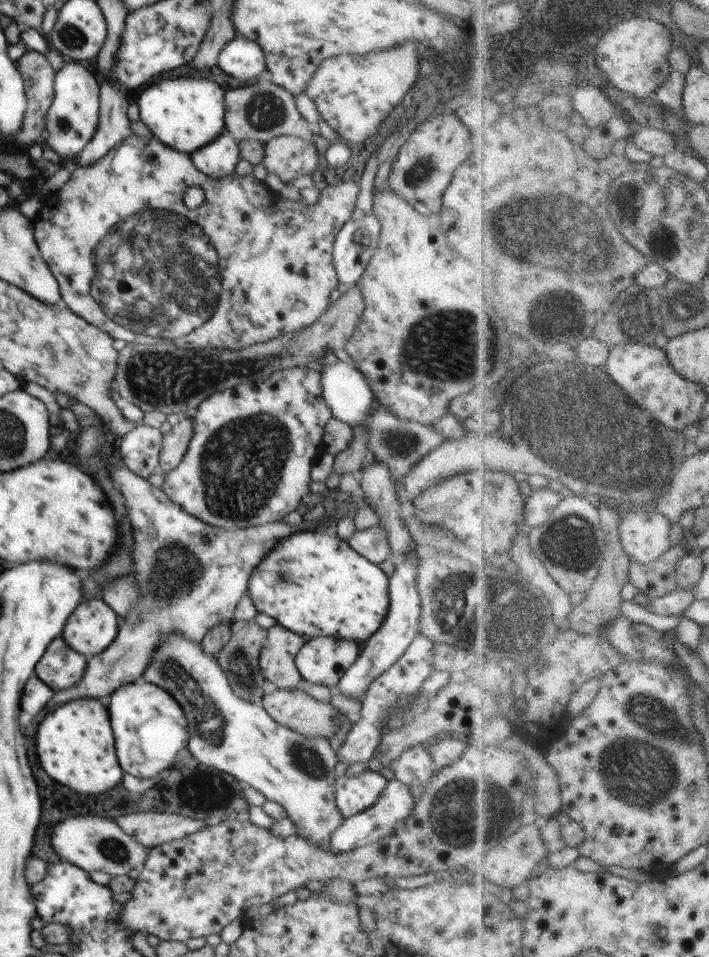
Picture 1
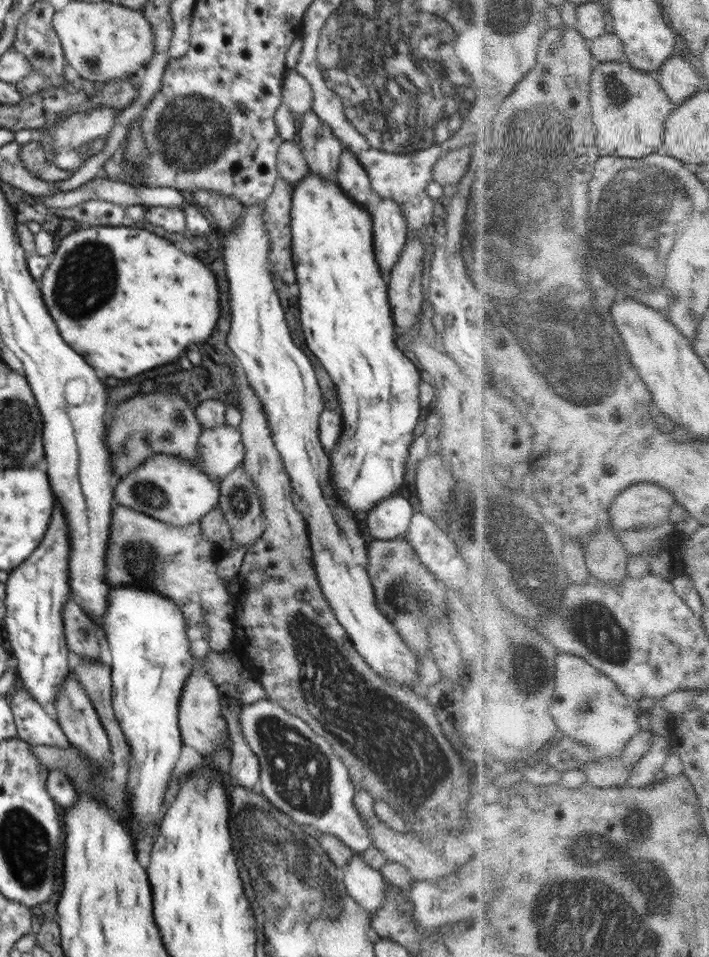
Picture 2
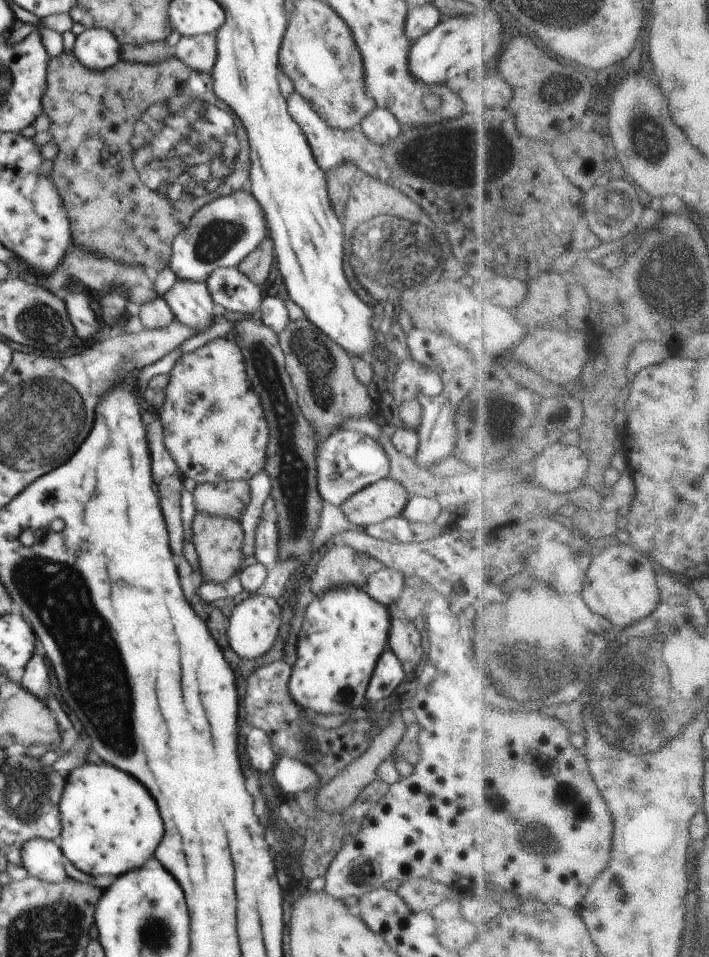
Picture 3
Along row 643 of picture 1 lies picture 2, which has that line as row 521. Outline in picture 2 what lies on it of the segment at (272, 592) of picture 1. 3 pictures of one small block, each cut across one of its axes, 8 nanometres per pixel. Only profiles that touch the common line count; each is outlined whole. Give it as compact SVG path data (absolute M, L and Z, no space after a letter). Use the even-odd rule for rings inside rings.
M311 173L311 174L308 174L308 176L304 176L304 178L302 178L302 180L299 180L299 181L298 181L298 182L297 182L297 183L296 183L296 184L294 184L294 187L293 187L293 194L292 194L292 198L293 198L293 199L292 199L292 200L291 200L291 212L290 212L290 216L291 216L291 251L292 251L292 259L293 259L293 263L294 263L294 266L295 266L295 273L296 273L296 278L297 278L297 287L298 287L298 296L299 296L299 310L300 310L300 320L301 320L301 324L302 324L302 328L303 328L303 330L304 330L304 334L306 334L306 344L308 344L308 346L310 346L310 350L311 350L311 351L312 351L312 354L315 354L315 355L316 355L316 356L317 356L317 357L318 357L318 359L319 359L319 360L320 360L320 362L321 362L321 363L322 363L322 366L324 366L324 368L326 368L326 370L327 370L327 372L328 372L328 374L329 374L329 375L330 375L330 376L331 376L331 379L332 379L332 380L333 380L333 382L334 382L334 384L335 384L335 387L336 387L336 388L337 388L337 395L338 395L338 396L337 396L337 397L338 397L338 401L339 401L339 404L340 404L340 407L341 407L341 408L340 408L340 409L339 409L339 411L340 411L340 413L341 413L341 416L342 416L342 422L343 422L343 424L344 424L344 426L343 426L343 427L342 427L342 435L340 435L340 439L338 439L338 441L336 441L336 445L334 445L334 448L333 448L333 452L331 452L331 454L329 454L329 455L328 455L328 456L329 456L329 462L330 462L330 465L329 465L329 484L330 484L330 485L331 485L331 488L332 488L332 489L334 489L334 490L333 490L333 496L334 496L334 497L335 497L335 498L336 498L336 499L337 499L337 500L338 500L338 501L339 501L339 504L340 504L340 505L342 505L342 506L344 506L344 508L346 508L346 510L348 510L348 512L350 512L350 513L349 513L349 514L350 514L350 515L351 515L351 516L352 516L352 517L353 517L353 518L354 518L354 520L356 520L356 522L359 522L359 524L360 524L360 526L361 526L361 527L362 527L362 528L363 528L363 524L364 524L364 522L365 522L365 521L363 521L363 522L360 522L360 521L357 521L357 518L358 518L358 516L360 516L360 514L362 514L362 516L367 516L367 515L368 515L368 514L369 514L369 513L368 513L368 512L370 512L370 510L374 510L374 506L378 506L378 505L380 505L380 502L383 502L383 501L384 501L384 500L387 500L387 499L388 499L388 498L391 498L391 497L392 497L392 496L395 496L395 495L396 495L396 494L400 494L400 491L401 491L401 490L402 490L402 486L403 486L403 484L404 484L404 475L405 475L405 474L406 474L406 472L407 472L407 465L406 465L406 463L407 463L407 461L408 461L408 460L409 460L409 446L410 446L410 445L411 445L411 444L412 444L412 441L413 441L413 440L412 440L412 436L414 436L414 428L416 428L416 424L418 424L418 423L419 423L419 422L418 422L418 418L420 418L420 408L421 408L421 406L420 406L420 399L419 399L419 394L420 394L420 389L419 389L419 384L420 384L420 383L421 383L421 380L422 380L422 379L424 379L424 378L425 378L425 375L424 375L424 374L423 374L423 373L422 373L422 372L421 372L421 371L419 371L419 370L418 370L418 369L416 369L416 366L415 366L415 365L414 365L414 364L413 364L413 363L412 363L412 360L410 360L410 358L408 358L408 357L406 357L406 355L404 355L404 353L402 353L402 350L401 350L401 344L400 344L400 343L399 343L399 340L398 340L398 338L397 338L397 331L396 331L396 330L395 330L395 326L394 326L394 319L392 319L392 307L390 307L390 303L389 303L389 296L388 296L388 285L387 285L387 278L385 278L385 277L384 277L384 276L382 276L382 273L380 273L380 265L378 265L378 263L377 263L377 261L376 261L376 258L375 258L375 255L374 255L374 242L373 242L373 234L374 234L374 228L373 228L373 226L374 226L374 220L372 220L372 214L371 214L371 213L370 213L370 212L369 212L369 211L368 211L368 209L366 209L366 208L363 208L363 207L362 207L362 206L360 206L360 204L356 204L356 202L354 202L354 200L352 200L352 198L348 198L348 196L346 196L346 194L344 194L344 191L343 191L343 190L342 190L342 188L340 188L340 186L339 186L339 185L338 185L338 184L337 184L337 182L336 182L336 181L332 181L332 180L326 180L326 178L322 178L322 176L318 176L318 174L314 174L314 173Z

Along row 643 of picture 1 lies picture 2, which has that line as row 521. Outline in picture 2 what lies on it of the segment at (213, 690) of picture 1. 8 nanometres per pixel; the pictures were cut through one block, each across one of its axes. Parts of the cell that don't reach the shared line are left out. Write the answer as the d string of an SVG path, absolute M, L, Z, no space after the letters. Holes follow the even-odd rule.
M168 454L150 456L141 466L121 478L114 492L114 504L152 514L153 518L172 526L189 526L200 522L208 511L219 505L219 490L193 462Z

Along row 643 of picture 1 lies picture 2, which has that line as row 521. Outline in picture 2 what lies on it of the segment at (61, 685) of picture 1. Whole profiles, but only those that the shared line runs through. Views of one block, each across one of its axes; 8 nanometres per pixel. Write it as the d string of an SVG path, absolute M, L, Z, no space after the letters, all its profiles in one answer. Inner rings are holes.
M57 499L52 513L51 526L42 542L20 566L9 572L9 579L5 582L4 624L12 656L17 660L19 683L34 700L38 700L40 706L53 713L58 692L64 688L64 680L68 676L72 655L67 647L62 620L63 607L71 595L68 574L70 538L64 510Z

